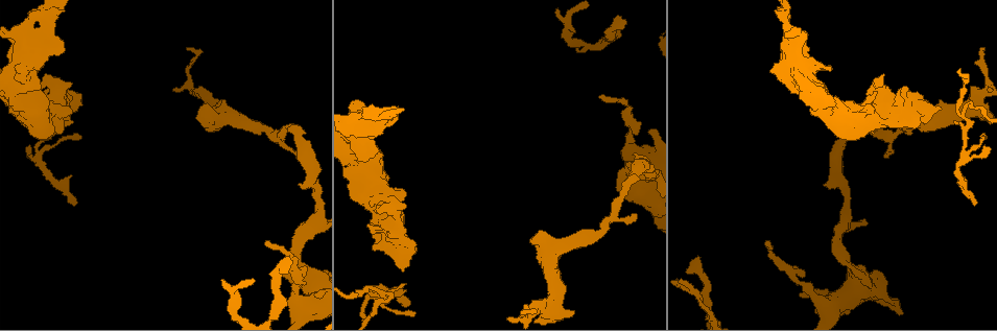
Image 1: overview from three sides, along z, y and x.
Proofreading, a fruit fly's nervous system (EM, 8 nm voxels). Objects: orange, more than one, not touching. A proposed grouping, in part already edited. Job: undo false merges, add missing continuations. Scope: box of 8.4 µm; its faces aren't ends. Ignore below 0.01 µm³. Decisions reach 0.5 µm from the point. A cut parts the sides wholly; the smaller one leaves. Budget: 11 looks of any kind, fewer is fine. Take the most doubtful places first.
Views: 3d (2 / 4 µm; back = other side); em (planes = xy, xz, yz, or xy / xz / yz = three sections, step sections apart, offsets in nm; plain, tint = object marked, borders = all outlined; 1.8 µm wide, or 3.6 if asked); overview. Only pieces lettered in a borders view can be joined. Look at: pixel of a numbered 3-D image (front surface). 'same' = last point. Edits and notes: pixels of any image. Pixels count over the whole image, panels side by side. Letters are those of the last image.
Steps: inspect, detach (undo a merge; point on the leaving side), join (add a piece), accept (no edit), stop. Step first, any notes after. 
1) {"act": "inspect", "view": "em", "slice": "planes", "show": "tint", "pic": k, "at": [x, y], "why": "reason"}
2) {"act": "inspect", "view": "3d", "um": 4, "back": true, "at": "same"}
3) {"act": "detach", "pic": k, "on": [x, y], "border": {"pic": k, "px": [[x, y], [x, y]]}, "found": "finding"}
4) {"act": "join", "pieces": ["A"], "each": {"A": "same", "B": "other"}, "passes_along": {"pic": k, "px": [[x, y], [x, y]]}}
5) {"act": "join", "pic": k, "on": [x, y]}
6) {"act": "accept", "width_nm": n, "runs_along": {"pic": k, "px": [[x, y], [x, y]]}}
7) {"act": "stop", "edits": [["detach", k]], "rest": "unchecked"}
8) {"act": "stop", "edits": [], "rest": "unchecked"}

{"act": "inspect", "view": "em", "slice": "planes", "show": "tint", "pic": 1, "at": [623, 28], "why": "end of a long branch"}

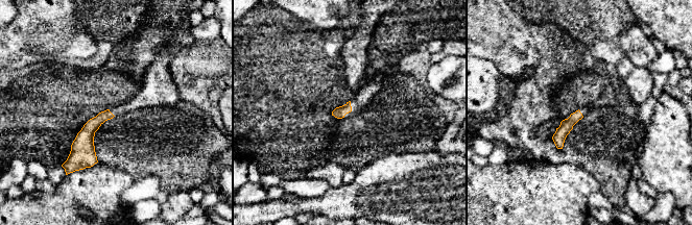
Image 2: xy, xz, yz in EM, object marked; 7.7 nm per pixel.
{"act": "inspect", "view": "em", "slice": "planes", "show": "borders", "at": "same"}

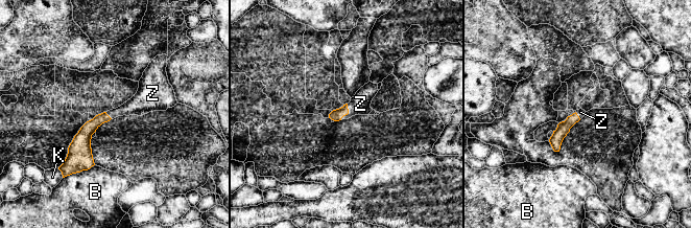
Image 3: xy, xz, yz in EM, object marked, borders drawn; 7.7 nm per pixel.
{"act": "join", "pic": 3, "on": [360, 104], "each": {"B": "other", "K": "other", "Z": "same"}, "passes_along": {"pic": 3, "px": [[336, 115], [348, 112], [360, 104]]}, "found": "the cell continues"}

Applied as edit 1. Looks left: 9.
{"act": "inspect", "view": "overview"}

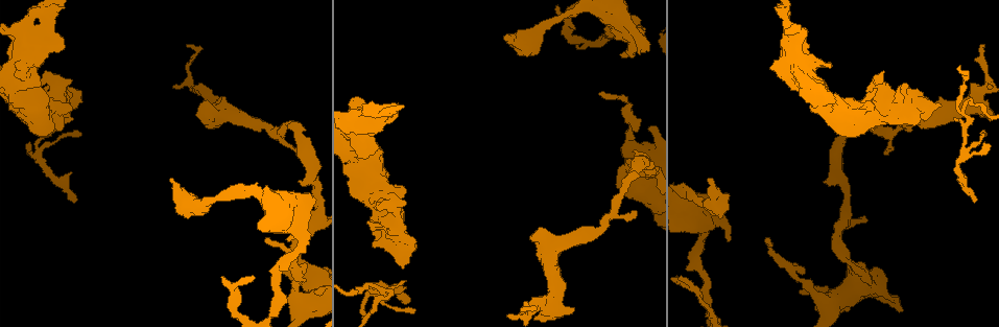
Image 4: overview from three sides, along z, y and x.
{"act": "inspect", "view": "em", "slice": "planes", "show": "tint", "pic": 4, "at": [637, 51], "why": "branch stops here"}

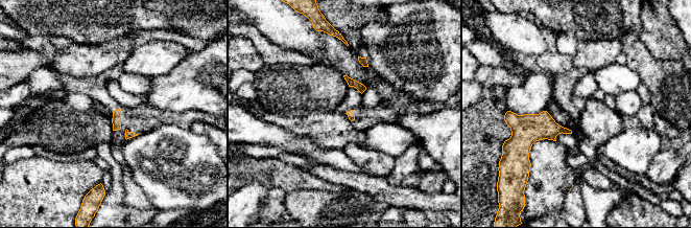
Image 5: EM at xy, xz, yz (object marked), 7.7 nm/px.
{"act": "inspect", "view": "em", "slice": "planes", "show": "borders", "at": "same"}

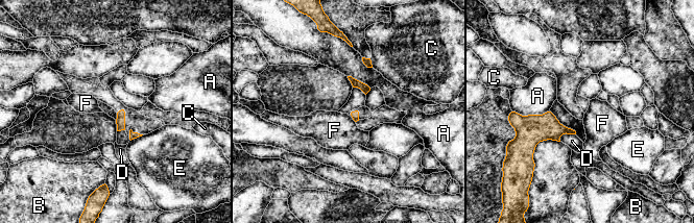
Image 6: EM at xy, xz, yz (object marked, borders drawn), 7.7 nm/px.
{"act": "accept", "longest_contact_nm": ["A", 280], "each": {"A": "other", "B": "other", "C": "other", "D": "other", "E": "other", "F": "other"}, "border": {"pic": 6, "px": [[124, 129], [117, 131]]}, "found": "none of them fits"}

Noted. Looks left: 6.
{"act": "inspect", "view": "em", "slice": "yz", "step": 4, "show": "borders", "pic": 4, "at": [503, 36], "why": "long arm stops here"}

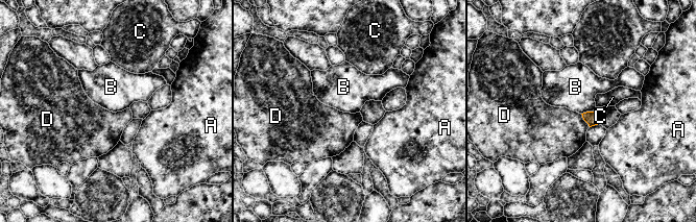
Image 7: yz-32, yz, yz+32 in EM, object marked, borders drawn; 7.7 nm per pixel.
{"act": "accept", "each": {"A": "other", "B": "other", "C": "other", "D": "other"}, "found": "none of them fits"}

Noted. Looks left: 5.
{"act": "inspect", "view": "em", "slice": "xy", "step": 16, "show": "tint", "pic": 4, "at": [203, 103]}

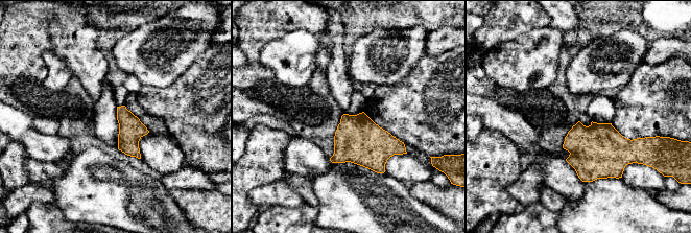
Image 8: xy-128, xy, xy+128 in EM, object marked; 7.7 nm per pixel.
{"act": "inspect", "view": "em", "slice": "xy", "step": 16, "show": "borders", "at": "same", "why": "see the neighbours"}

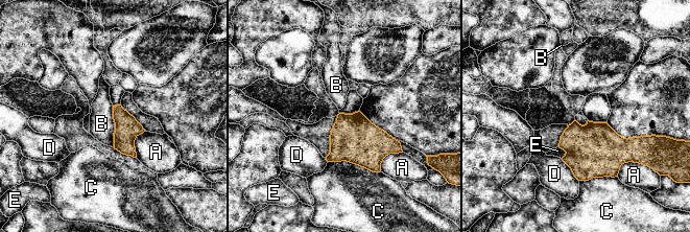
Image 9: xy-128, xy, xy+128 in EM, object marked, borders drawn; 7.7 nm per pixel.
{"act": "accept", "each": {"A": "other", "B": "other", "C": "other", "D": "other", "E": "other"}, "border": {"pic": 9, "px": [[112, 106], [114, 146]]}, "found": "no lettered piece goes on from it"}

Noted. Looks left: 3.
{"act": "stop", "edits": [["join", 3]], "rest": "unchecked"}

